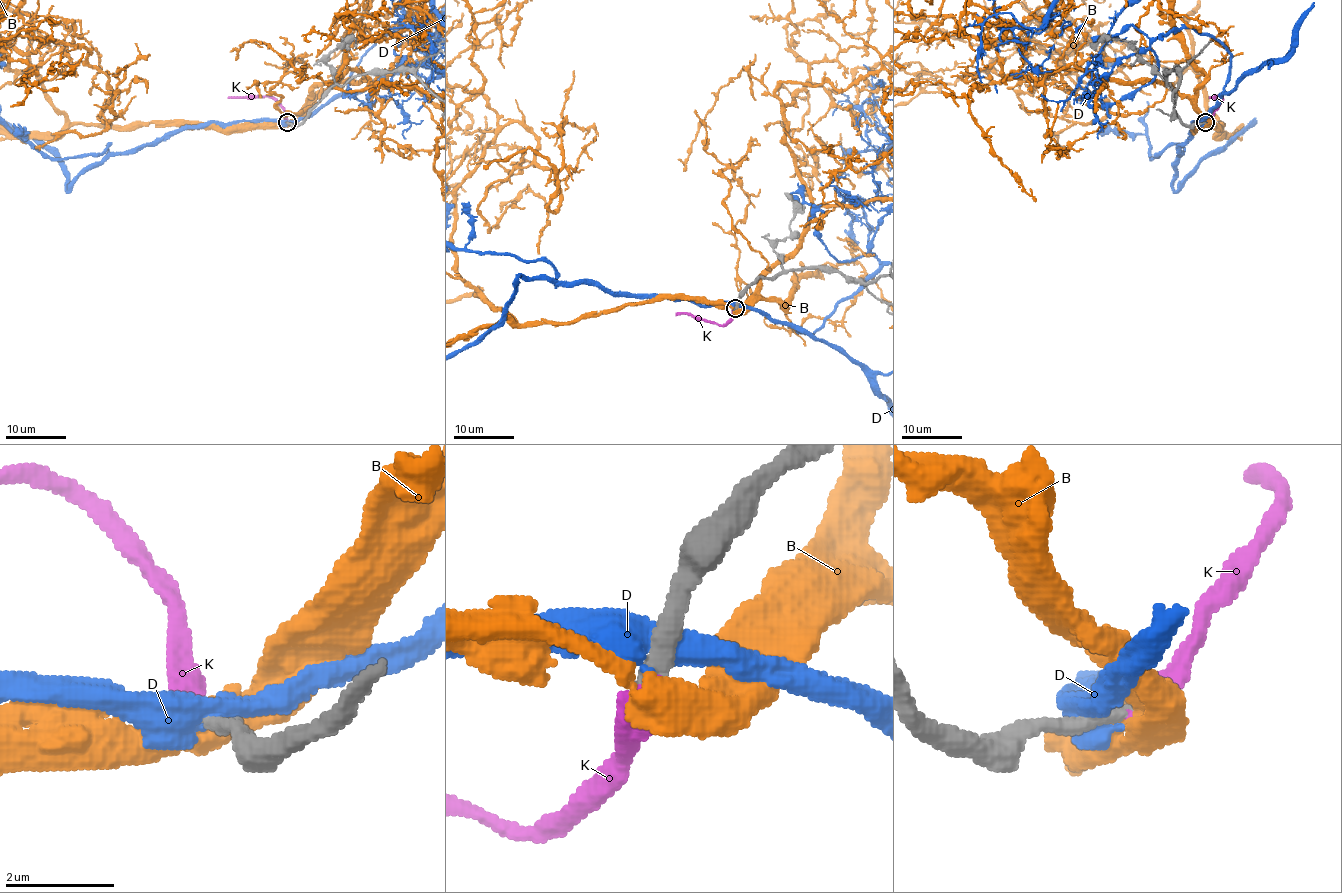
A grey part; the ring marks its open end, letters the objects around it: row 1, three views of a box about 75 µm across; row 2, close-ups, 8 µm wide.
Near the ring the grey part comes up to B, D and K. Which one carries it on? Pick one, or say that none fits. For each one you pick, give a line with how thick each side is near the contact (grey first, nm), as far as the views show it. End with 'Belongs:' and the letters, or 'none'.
K: calibres 320 and 320 nm
Belongs: K

